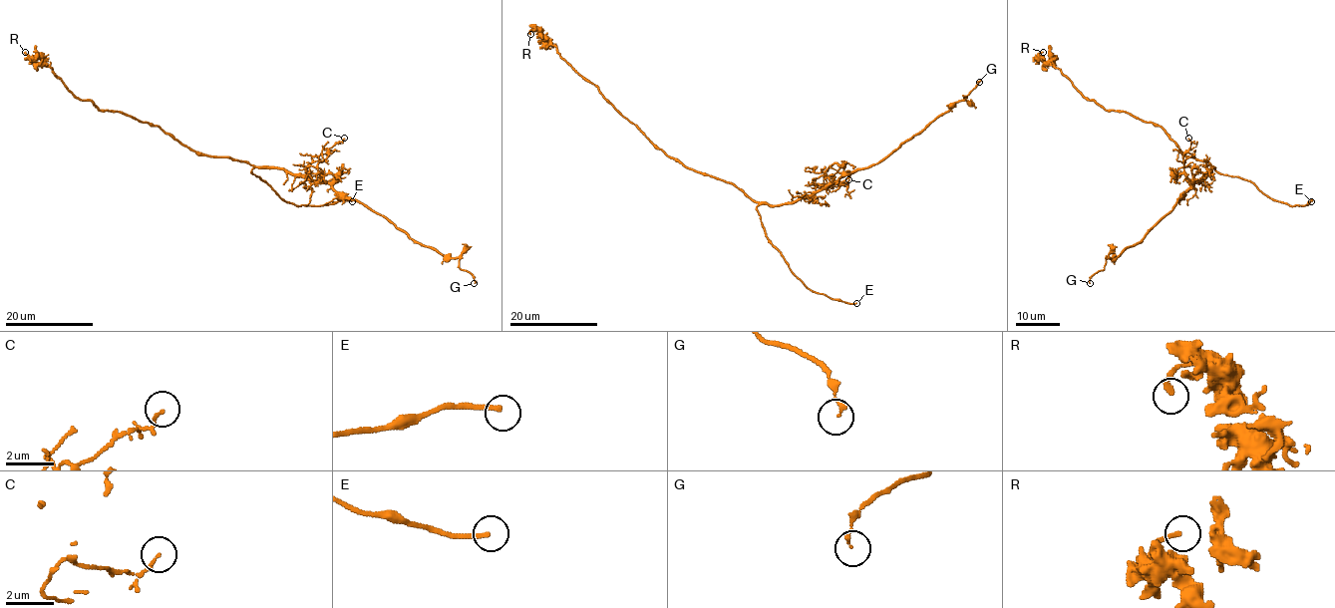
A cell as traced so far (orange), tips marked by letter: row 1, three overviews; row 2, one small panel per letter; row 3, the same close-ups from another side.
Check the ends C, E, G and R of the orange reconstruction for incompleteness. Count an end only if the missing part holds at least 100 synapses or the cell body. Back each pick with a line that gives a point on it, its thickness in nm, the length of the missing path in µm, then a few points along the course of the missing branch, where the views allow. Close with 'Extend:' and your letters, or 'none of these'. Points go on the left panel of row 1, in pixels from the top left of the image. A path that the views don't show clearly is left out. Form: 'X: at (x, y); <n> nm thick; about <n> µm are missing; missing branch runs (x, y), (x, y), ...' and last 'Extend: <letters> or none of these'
E: at (352, 201); 200 nm thick; about 7 µm are missing; missing branch runs (352, 201), (379, 198)
Extend: E

